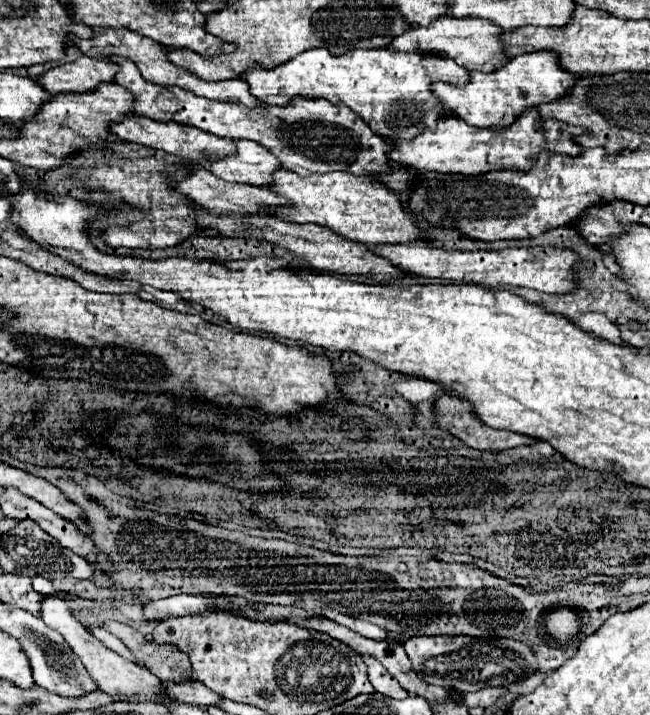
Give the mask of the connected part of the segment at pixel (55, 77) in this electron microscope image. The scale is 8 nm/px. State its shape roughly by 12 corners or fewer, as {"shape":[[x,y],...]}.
{"shape":[[83,55],[37,77],[47,93],[83,93],[113,81],[117,65]]}

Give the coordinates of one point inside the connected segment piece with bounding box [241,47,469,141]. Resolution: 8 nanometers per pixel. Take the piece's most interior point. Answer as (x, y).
(391, 91)

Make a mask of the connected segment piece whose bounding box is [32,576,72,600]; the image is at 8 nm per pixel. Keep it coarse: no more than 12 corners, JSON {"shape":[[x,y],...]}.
{"shape":[[33,577],[32,586],[40,594],[72,599],[72,595],[56,591],[52,582]]}

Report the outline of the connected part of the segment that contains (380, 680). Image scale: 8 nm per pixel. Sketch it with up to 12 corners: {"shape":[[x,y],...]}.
{"shape":[[363,655],[377,693],[405,699],[409,693],[377,659]]}

